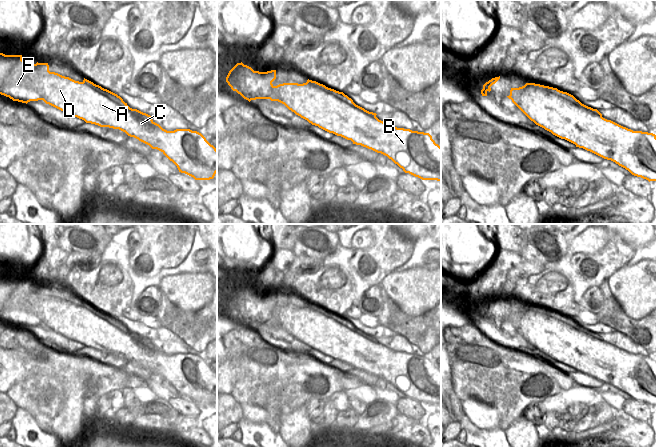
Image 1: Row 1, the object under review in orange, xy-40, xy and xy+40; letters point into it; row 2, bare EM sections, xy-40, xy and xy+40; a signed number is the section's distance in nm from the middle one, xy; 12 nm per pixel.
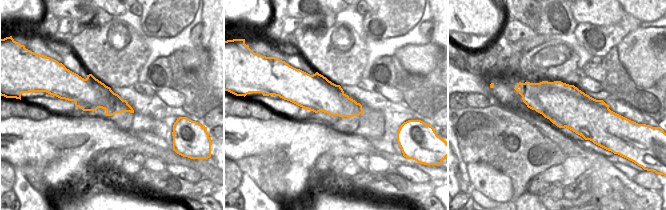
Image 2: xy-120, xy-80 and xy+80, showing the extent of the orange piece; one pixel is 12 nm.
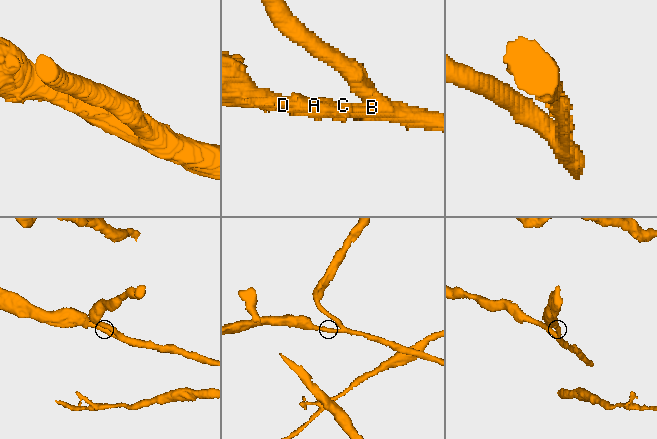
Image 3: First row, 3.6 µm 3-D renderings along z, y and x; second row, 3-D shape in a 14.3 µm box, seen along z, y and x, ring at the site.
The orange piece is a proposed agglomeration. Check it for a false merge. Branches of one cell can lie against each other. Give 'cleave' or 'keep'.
keep

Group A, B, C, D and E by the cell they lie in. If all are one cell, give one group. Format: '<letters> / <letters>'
A B C D E

